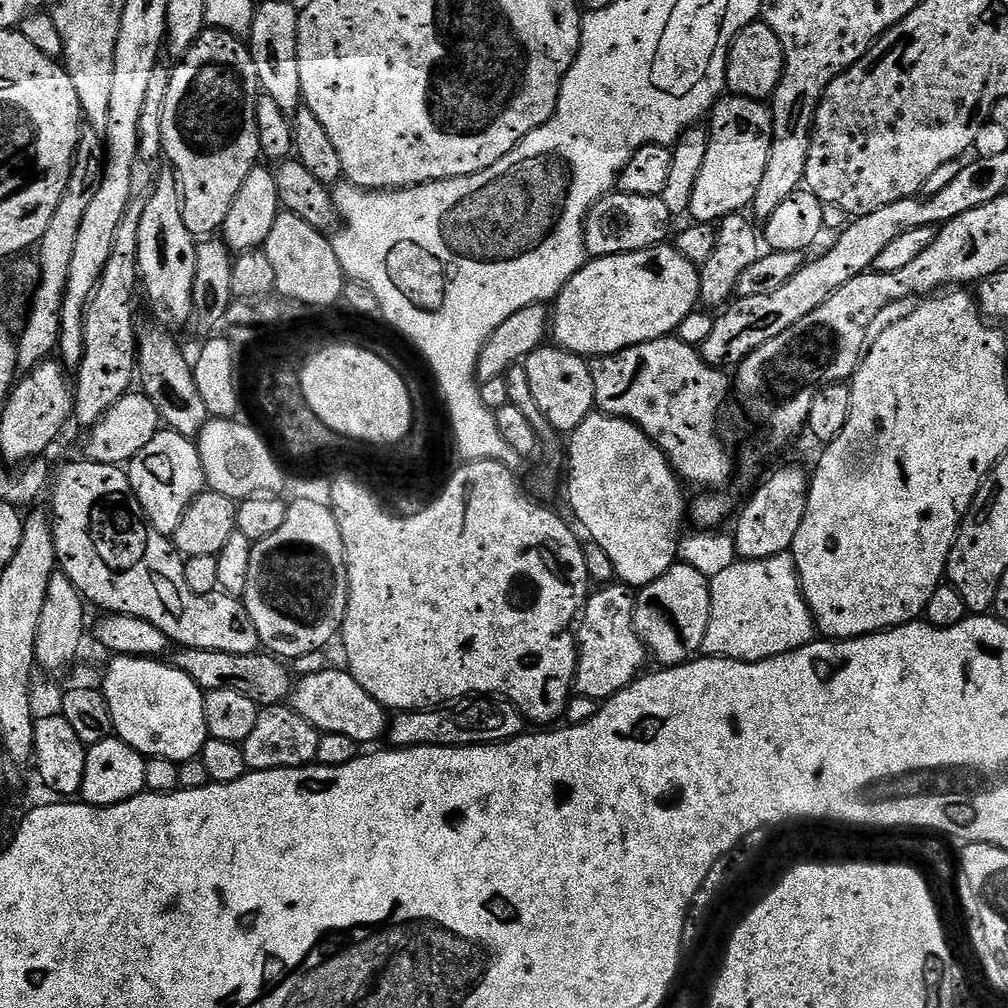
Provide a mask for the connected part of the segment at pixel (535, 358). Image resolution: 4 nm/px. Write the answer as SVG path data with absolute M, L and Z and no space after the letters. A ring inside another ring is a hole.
M559 346L548 347L535 348L522 363L526 378L530 378L530 394L534 394L534 402L538 402L547 427L570 434L596 408L592 369L585 357L575 356Z

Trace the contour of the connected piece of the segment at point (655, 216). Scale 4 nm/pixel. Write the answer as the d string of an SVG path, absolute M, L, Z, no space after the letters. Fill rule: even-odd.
M616 190L607 196L603 196L593 208L588 211L584 219L584 251L589 257L621 256L627 252L637 252L654 248L657 244L663 244L669 239L668 223L673 223L673 216L666 210L666 202L659 196L639 196L638 194L626 194Z

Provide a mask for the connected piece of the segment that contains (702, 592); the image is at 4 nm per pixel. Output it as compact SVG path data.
M677 562L662 578L639 589L634 610L634 626L648 647L651 659L660 666L687 664L701 651L711 614L709 577L698 574L694 566Z

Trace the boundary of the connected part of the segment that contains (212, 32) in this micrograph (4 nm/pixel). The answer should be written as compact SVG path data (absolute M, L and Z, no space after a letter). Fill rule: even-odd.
M209 27L194 42L194 46L188 53L179 57L180 64L170 72L170 86L166 90L166 102L162 106L162 152L170 163L171 171L176 173L176 180L180 184L180 201L183 202L182 218L186 222L186 230L197 238L212 238L223 229L226 222L226 214L230 214L230 206L234 206L234 198L238 198L238 190L242 190L242 182L250 175L250 170L258 166L261 159L260 143L258 142L258 122L256 121L256 101L261 95L262 89L258 78L258 66L254 66L251 47L241 37L232 32L225 32L223 28Z

